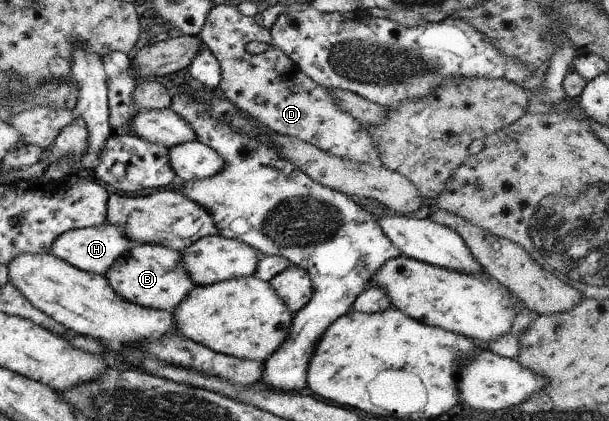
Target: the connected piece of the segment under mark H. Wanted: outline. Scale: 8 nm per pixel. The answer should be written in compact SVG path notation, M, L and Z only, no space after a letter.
M105 222L95 227L84 229L73 229L64 232L54 240L51 253L57 258L72 264L85 272L105 275L109 267L117 260L123 258L124 254L131 250L138 242L128 239L121 227L110 225Z

